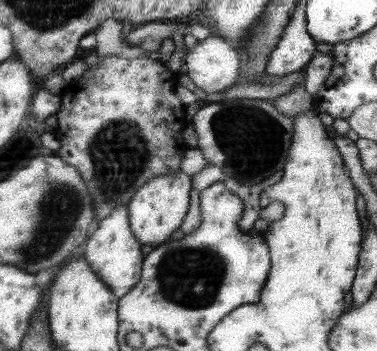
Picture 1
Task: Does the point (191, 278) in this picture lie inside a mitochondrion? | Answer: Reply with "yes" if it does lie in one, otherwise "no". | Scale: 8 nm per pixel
yes

